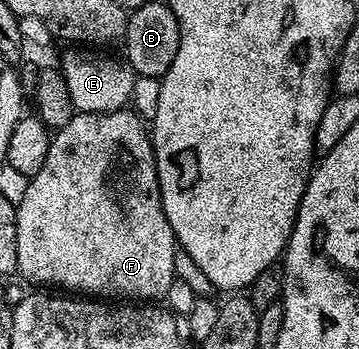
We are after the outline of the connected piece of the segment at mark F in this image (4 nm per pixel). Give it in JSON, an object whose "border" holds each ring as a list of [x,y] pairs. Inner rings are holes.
{"border":[[[131,109],[108,112],[84,112],[73,114],[67,125],[52,135],[50,153],[46,162],[36,175],[28,180],[26,197],[16,204],[16,224],[18,225],[18,265],[19,278],[29,279],[32,283],[53,283],[53,288],[68,293],[79,293],[84,297],[95,297],[100,301],[160,301],[160,298],[177,282],[174,273],[174,257],[178,250],[176,234],[166,221],[166,213],[160,196],[160,182],[156,172],[156,153],[152,150],[149,128]]]}

